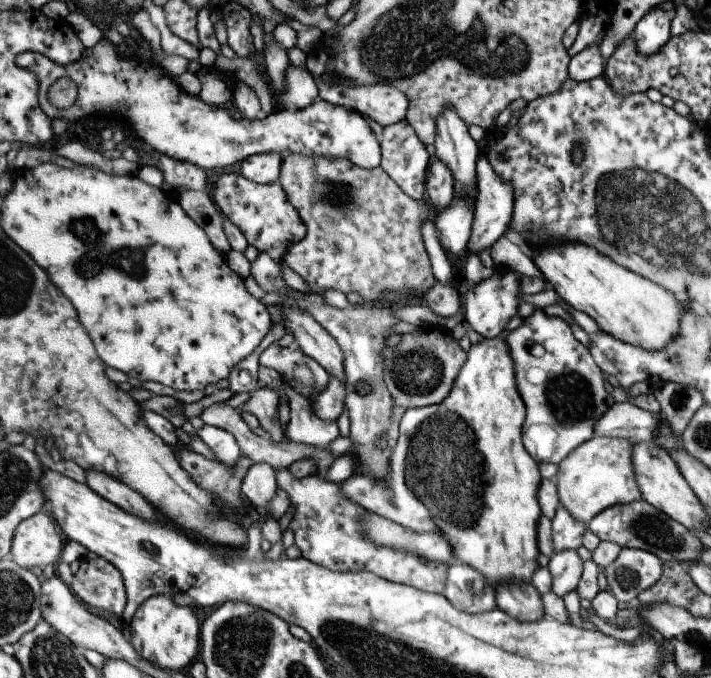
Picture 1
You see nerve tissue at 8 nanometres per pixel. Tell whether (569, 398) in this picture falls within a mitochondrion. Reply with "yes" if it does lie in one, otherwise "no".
yes

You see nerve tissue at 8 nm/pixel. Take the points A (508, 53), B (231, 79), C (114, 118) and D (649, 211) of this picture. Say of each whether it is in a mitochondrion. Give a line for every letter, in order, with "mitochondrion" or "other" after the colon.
A: mitochondrion
B: other
C: other
D: mitochondrion

